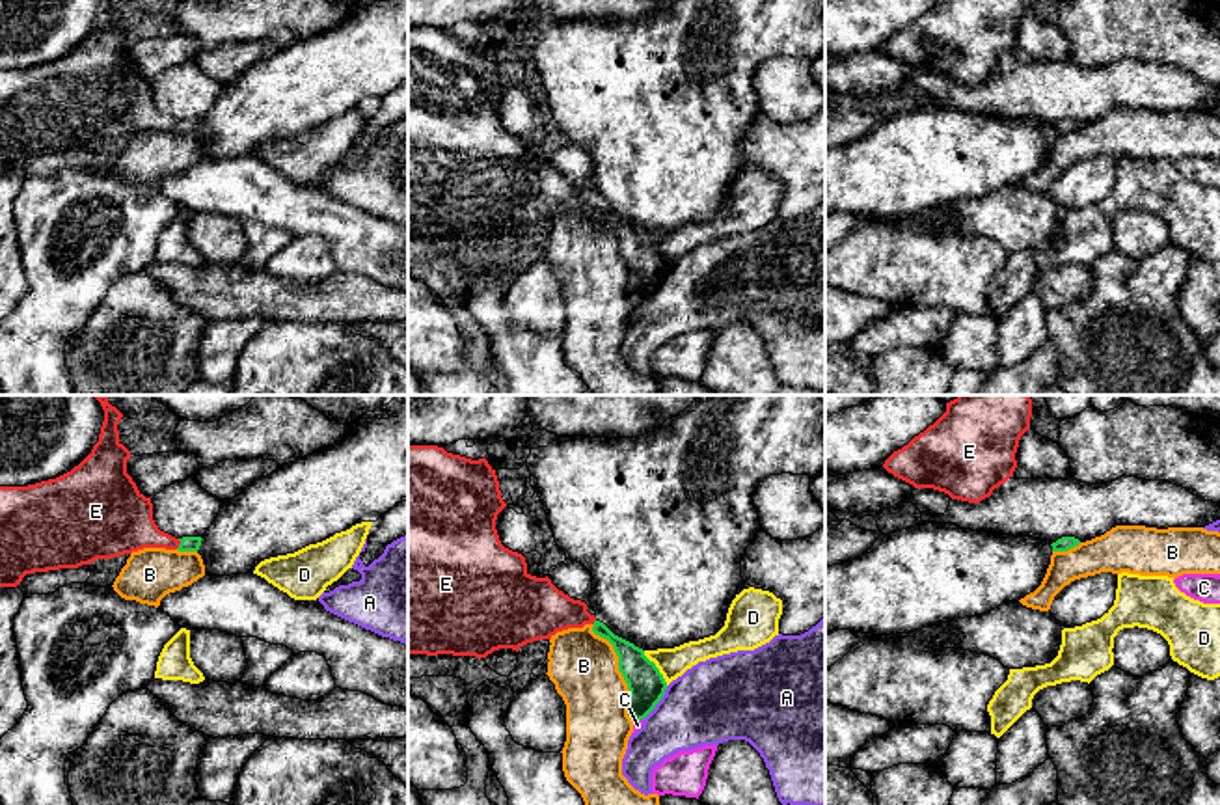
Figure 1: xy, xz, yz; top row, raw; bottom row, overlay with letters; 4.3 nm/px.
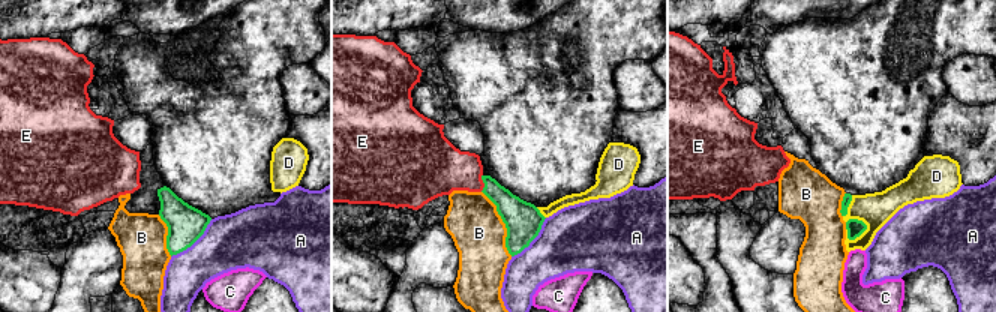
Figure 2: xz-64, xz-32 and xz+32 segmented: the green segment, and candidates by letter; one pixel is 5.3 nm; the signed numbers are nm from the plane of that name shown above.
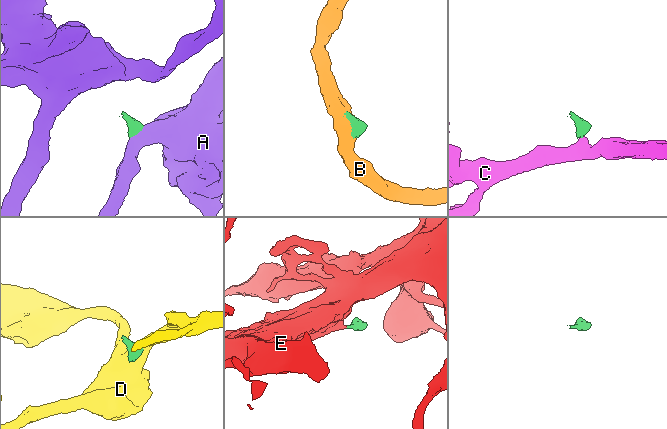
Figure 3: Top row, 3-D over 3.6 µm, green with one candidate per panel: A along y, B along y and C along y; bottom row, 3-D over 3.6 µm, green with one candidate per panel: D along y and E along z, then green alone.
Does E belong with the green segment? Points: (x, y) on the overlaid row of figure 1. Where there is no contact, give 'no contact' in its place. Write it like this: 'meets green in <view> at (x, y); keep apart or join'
meets green in xy at (179, 545); join

